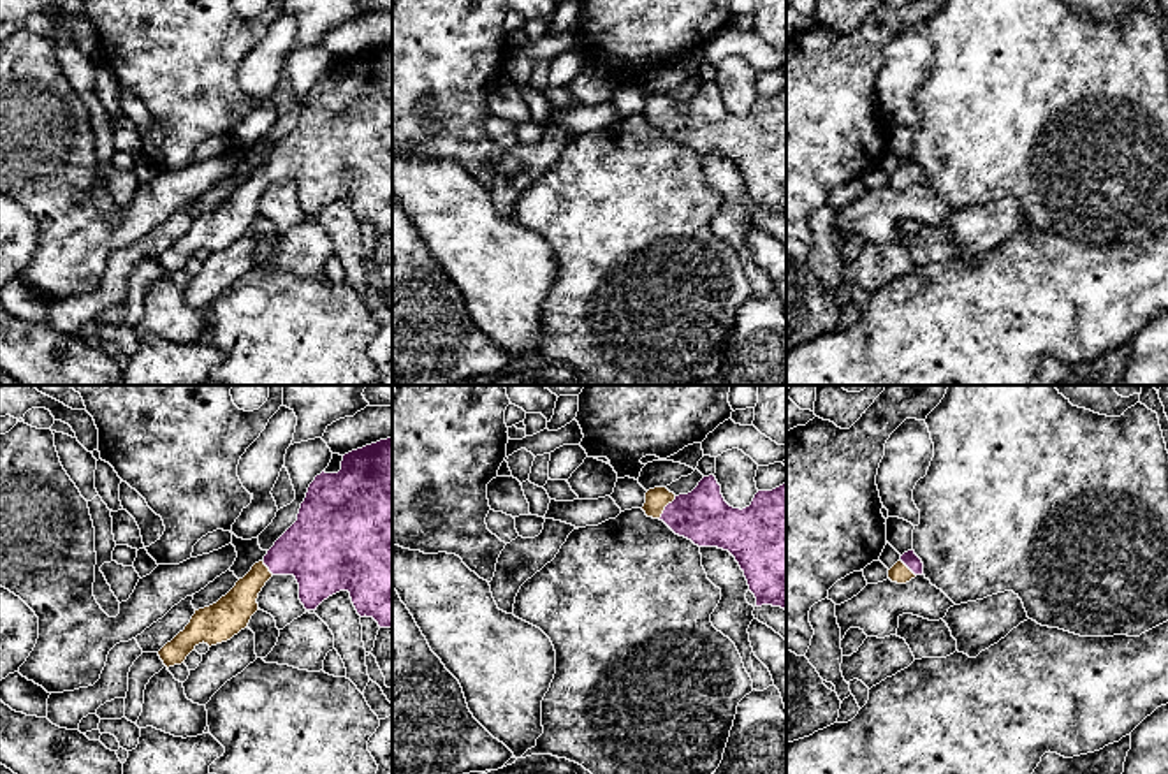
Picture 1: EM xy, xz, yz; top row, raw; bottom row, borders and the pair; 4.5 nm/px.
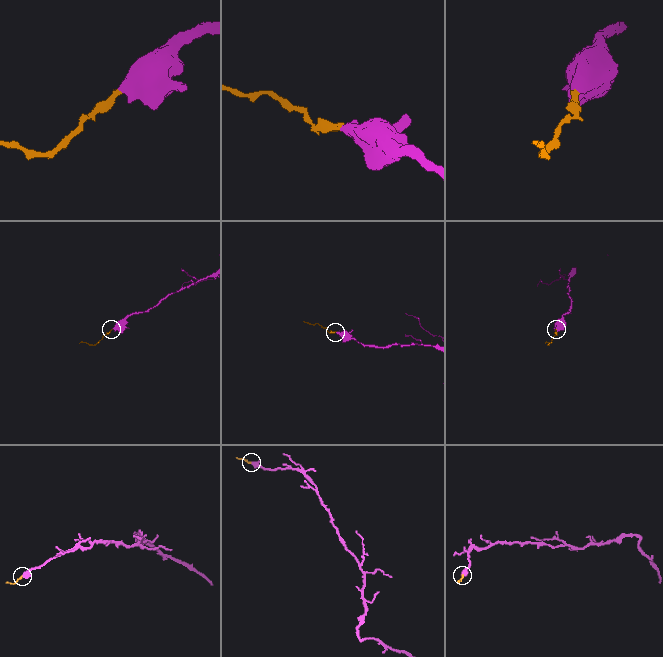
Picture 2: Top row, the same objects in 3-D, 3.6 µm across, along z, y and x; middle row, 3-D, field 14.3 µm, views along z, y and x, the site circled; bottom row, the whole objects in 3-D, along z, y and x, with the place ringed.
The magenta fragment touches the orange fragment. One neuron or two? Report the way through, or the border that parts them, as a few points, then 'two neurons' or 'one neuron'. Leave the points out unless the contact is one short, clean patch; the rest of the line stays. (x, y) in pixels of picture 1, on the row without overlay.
way xz (702, 122), (688, 122), (665, 113), (658, 104); one neuron

